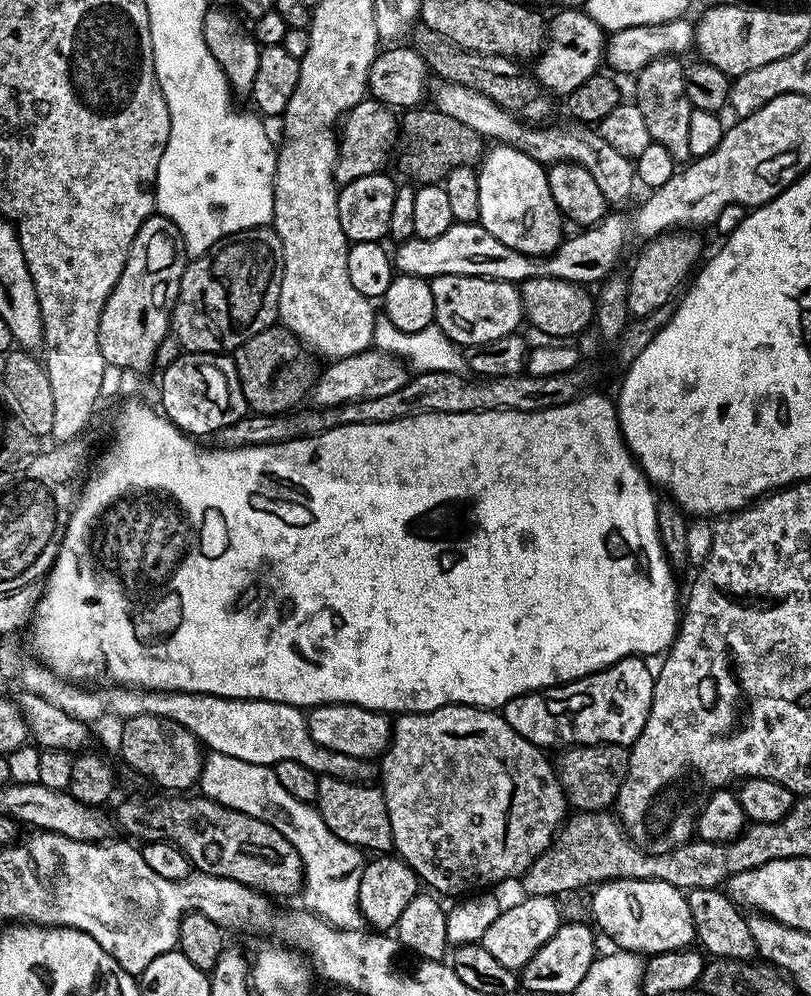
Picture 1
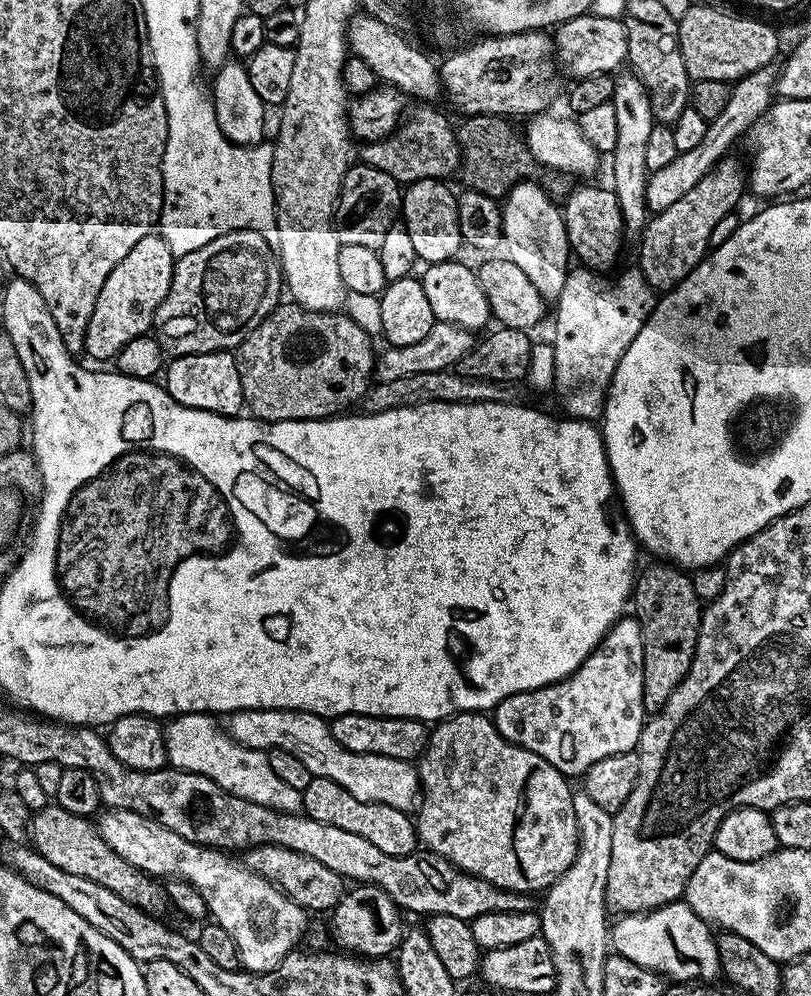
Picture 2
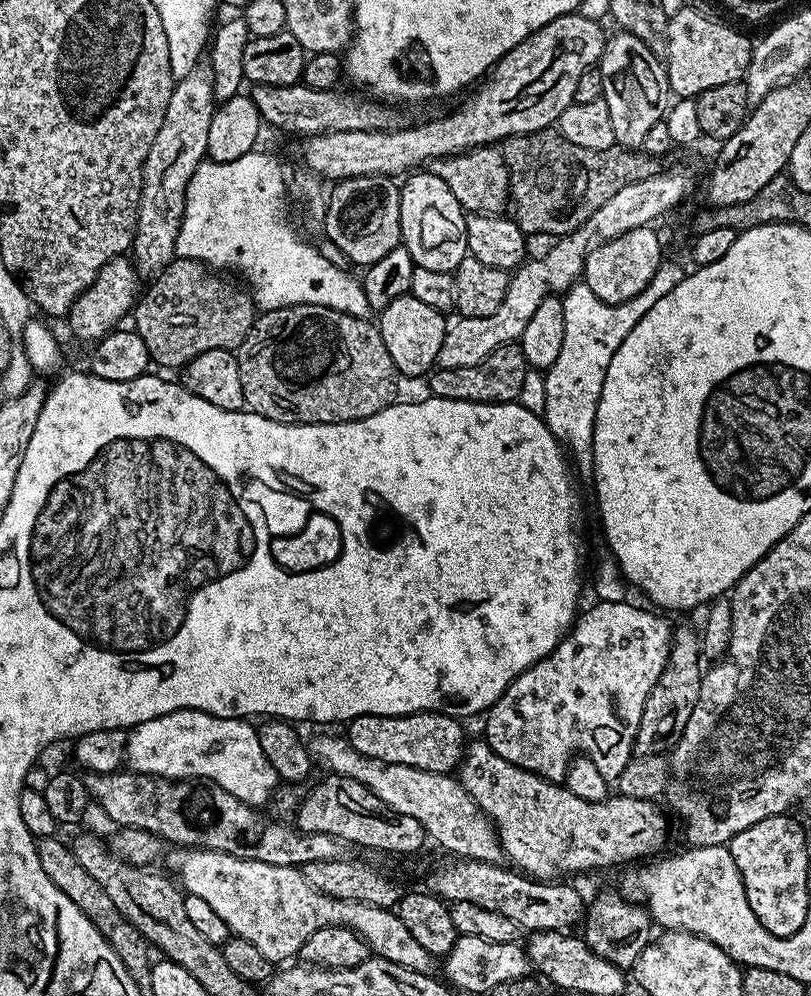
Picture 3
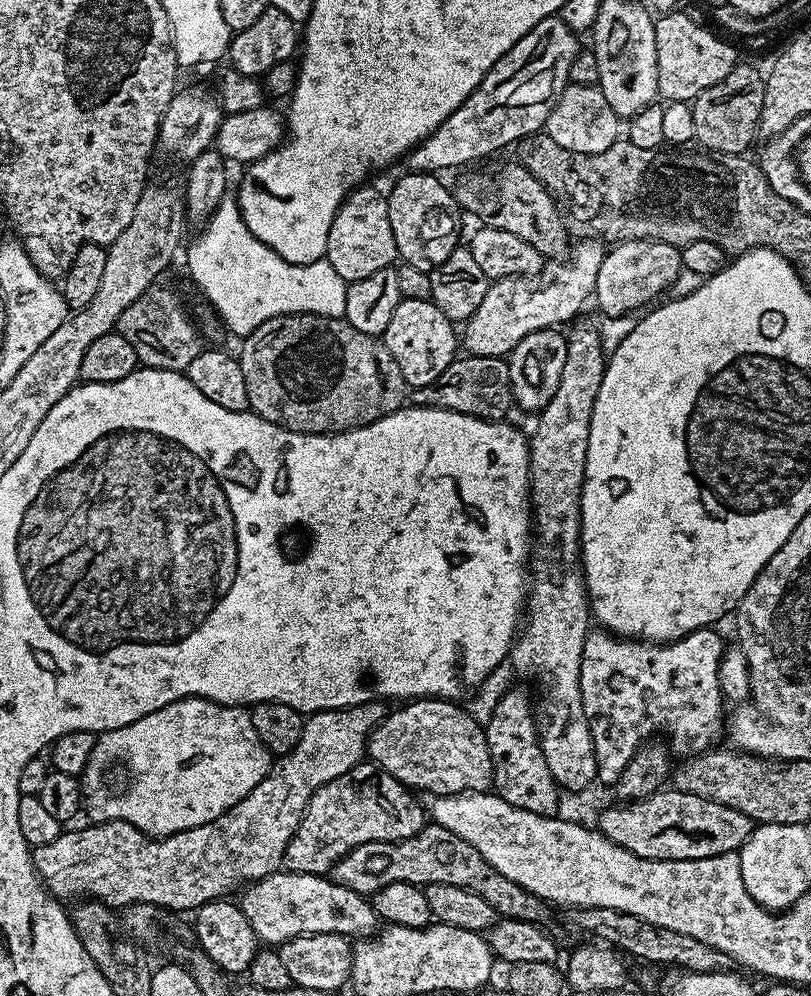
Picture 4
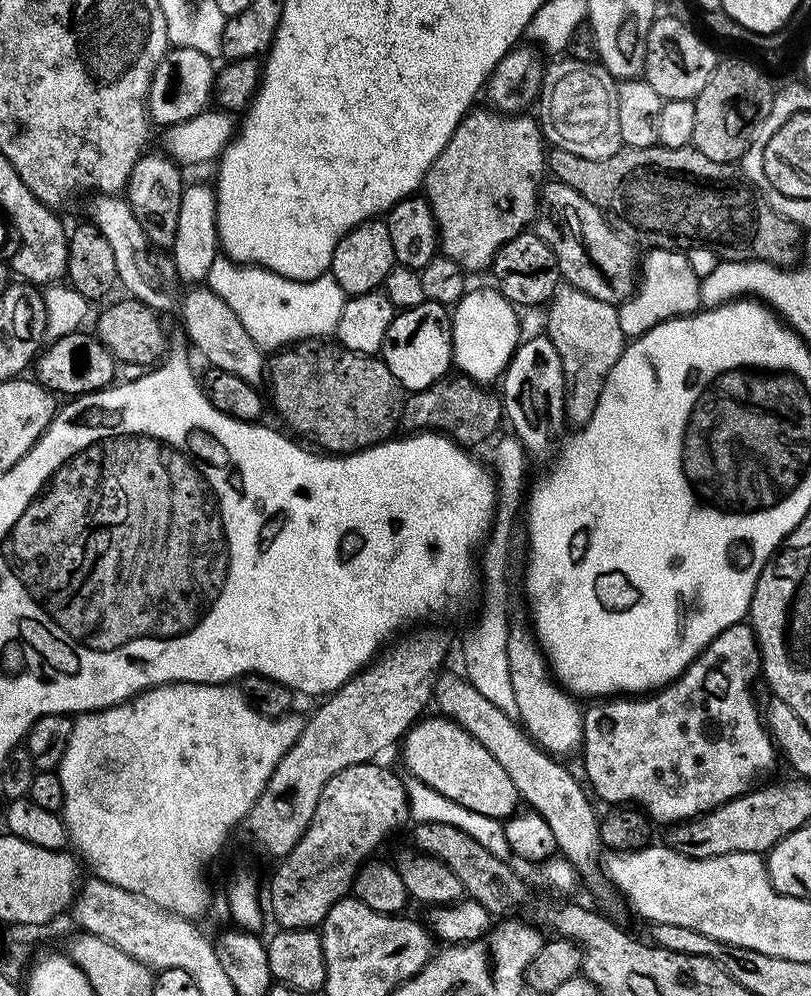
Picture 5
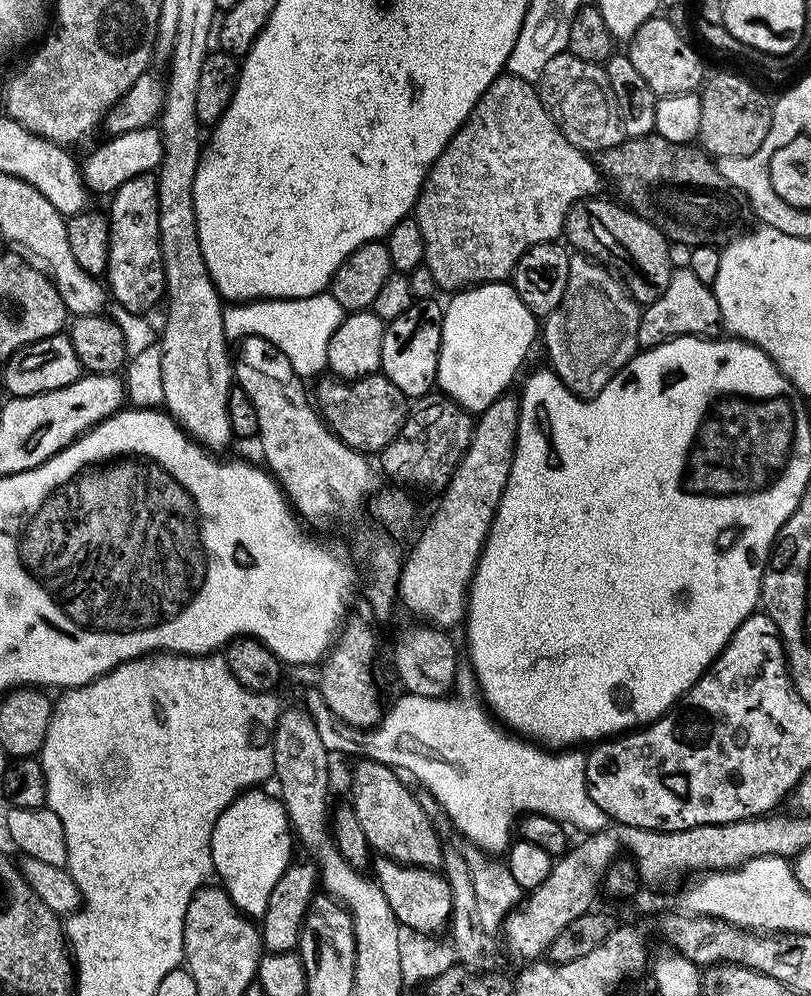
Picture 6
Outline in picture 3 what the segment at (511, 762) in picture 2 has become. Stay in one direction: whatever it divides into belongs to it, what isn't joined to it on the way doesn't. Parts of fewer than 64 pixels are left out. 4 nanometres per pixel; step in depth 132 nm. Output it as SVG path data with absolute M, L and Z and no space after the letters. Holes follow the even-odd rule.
M477 738L465 747L458 779L470 798L476 800L476 805L492 821L503 855L509 856L519 871L538 880L552 882L563 877L560 876L563 872L588 872L591 868L608 868L611 864L624 864L642 856L655 857L655 852L668 840L668 820L664 817L665 809L660 809L659 803L619 794L609 795L602 802L586 802L565 788L563 783L547 780L506 762L506 758L498 758L483 738Z

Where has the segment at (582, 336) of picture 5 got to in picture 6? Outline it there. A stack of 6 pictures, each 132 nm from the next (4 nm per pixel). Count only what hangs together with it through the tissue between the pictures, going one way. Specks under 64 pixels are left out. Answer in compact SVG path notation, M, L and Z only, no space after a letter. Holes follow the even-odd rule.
M569 255L570 274L566 282L566 294L562 302L549 316L542 320L542 344L548 351L547 363L558 379L581 398L596 396L610 382L618 370L622 370L632 361L638 351L638 322L642 311L641 305L628 293L627 287L605 265L583 255Z

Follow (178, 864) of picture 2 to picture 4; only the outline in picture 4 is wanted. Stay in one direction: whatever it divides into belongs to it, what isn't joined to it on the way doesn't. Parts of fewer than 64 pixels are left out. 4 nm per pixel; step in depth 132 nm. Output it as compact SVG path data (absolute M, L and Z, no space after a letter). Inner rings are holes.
M277 870L247 885L241 892L244 893L238 896L238 903L242 914L246 914L246 922L250 922L257 941L268 946L279 946L290 938L306 934L342 934L356 938L375 929L378 924L372 901L367 895L337 884L327 875Z

